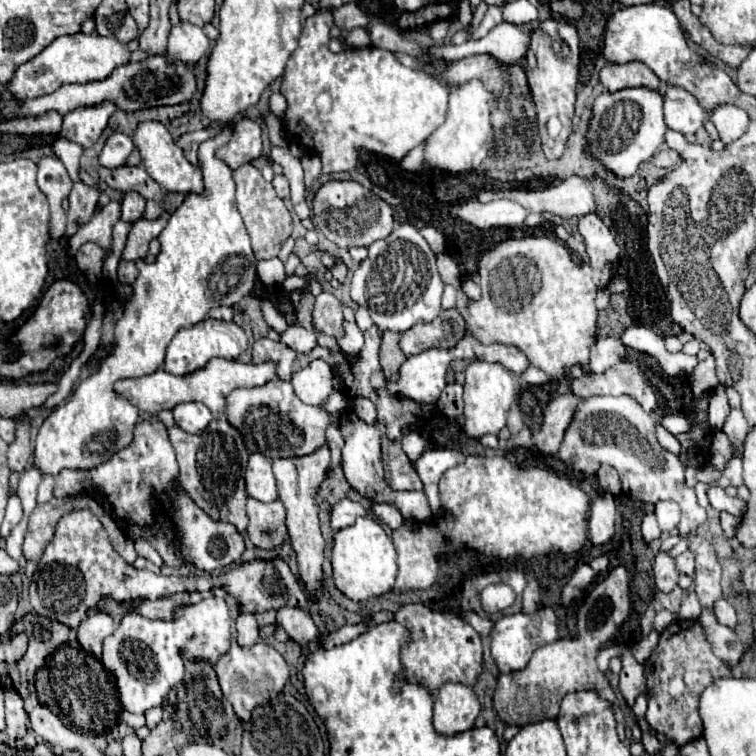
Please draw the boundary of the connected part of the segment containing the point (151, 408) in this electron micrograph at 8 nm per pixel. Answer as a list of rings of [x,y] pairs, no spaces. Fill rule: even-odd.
[[[214,358],[206,364],[206,368],[196,370],[194,374],[188,376],[174,376],[170,372],[158,370],[154,374],[142,376],[142,378],[126,378],[118,380],[114,384],[114,390],[122,394],[124,398],[130,398],[142,410],[144,416],[154,416],[154,412],[160,410],[172,410],[180,402],[202,402],[214,416],[222,416],[226,412],[226,398],[232,390],[236,388],[254,388],[254,386],[264,386],[266,382],[276,378],[276,364],[274,362],[262,362],[262,364],[242,364],[236,360],[224,360],[224,358]]]

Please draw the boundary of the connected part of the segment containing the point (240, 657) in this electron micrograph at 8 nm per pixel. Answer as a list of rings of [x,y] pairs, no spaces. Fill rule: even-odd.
[[[234,640],[230,650],[214,664],[222,694],[232,702],[234,712],[240,720],[250,720],[252,710],[266,702],[270,698],[270,688],[274,688],[274,680],[276,680],[276,688],[284,688],[286,680],[288,680],[288,664],[284,662],[284,658],[268,644],[254,644],[250,648],[240,648]]]

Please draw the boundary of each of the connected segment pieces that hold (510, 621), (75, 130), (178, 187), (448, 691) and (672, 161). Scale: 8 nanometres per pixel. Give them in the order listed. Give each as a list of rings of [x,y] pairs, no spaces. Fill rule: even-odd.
[[[546,608],[534,612],[534,614],[510,614],[510,616],[502,616],[500,620],[496,620],[494,624],[494,660],[496,660],[496,666],[502,674],[510,674],[514,670],[522,670],[526,668],[526,662],[530,660],[530,654],[548,644],[548,642],[554,642],[558,636],[556,636],[556,620],[552,620],[554,616],[548,614]],[[544,628],[550,628],[550,638],[548,634],[544,634]]]
[[[96,106],[94,110],[74,110],[74,114],[64,116],[60,136],[84,148],[90,148],[102,136],[114,112],[116,112],[114,106]]]
[[[144,122],[136,128],[134,134],[134,144],[140,150],[142,156],[142,164],[146,168],[146,172],[166,190],[166,192],[180,192],[180,194],[202,194],[204,192],[204,178],[202,172],[192,166],[182,150],[174,144],[170,132],[166,126],[162,126],[160,122]]]
[[[446,682],[434,700],[434,728],[440,734],[458,734],[474,726],[480,714],[480,702],[472,686]]]
[[[662,150],[652,158],[652,164],[660,168],[674,168],[680,164],[680,154],[676,150]]]

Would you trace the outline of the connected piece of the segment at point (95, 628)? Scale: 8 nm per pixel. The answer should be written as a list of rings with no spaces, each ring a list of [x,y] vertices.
[[[94,612],[78,628],[78,642],[88,654],[94,654],[96,658],[100,658],[104,638],[114,634],[116,628],[118,626],[114,624],[114,620],[106,612]]]

